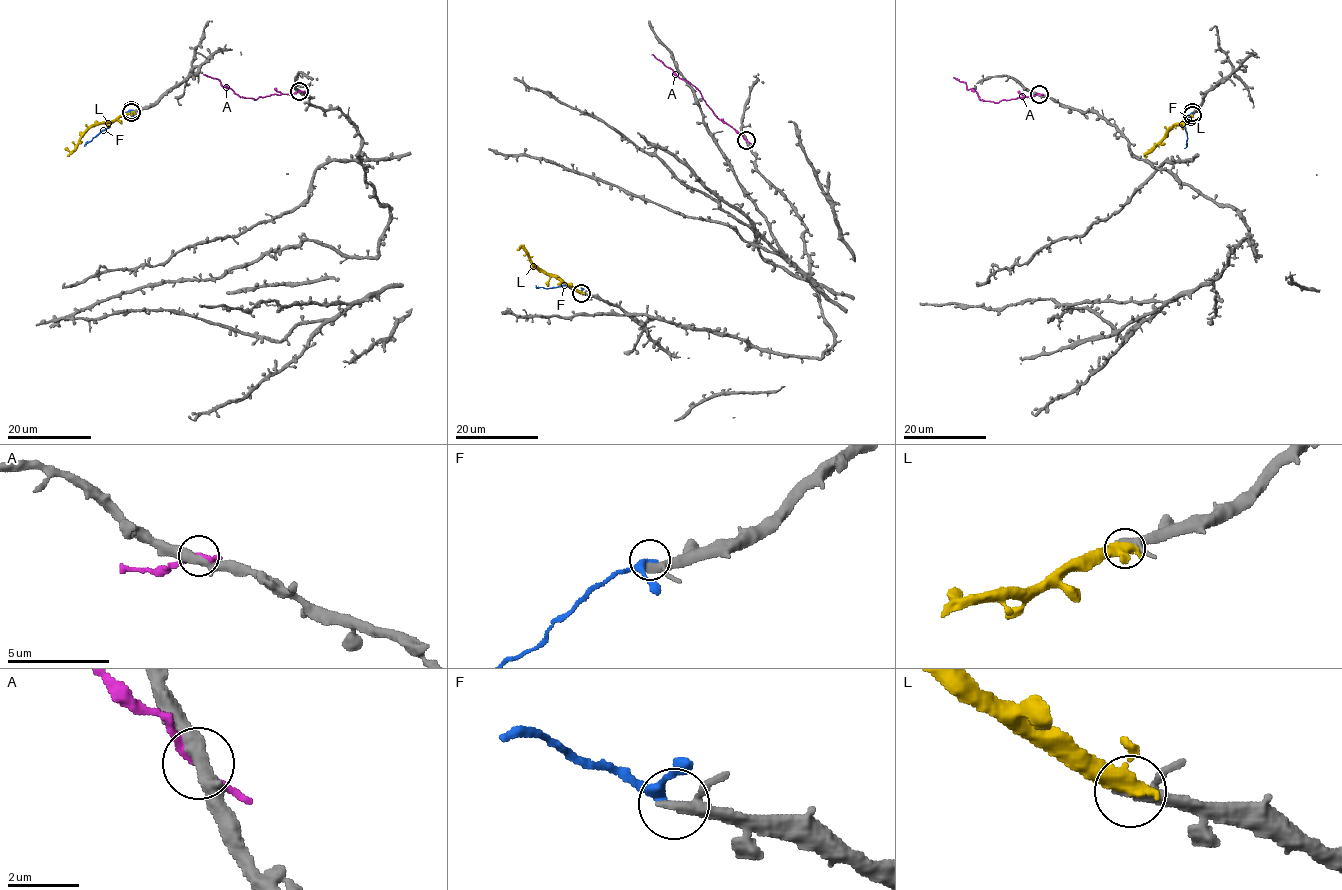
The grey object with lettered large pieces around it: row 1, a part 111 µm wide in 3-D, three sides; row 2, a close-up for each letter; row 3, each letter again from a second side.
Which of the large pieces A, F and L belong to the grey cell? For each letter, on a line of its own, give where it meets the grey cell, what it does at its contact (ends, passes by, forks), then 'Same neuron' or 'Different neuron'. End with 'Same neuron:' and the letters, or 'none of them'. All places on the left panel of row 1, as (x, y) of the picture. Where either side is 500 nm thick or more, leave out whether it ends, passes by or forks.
A: Touches grey at (299, 91). It passes by. Different neuron
F: Touches grey at (131, 110). It passes by. Different neuron
L: Touches grey at (131, 112). It passes by. Same neuron
Same neuron: L

